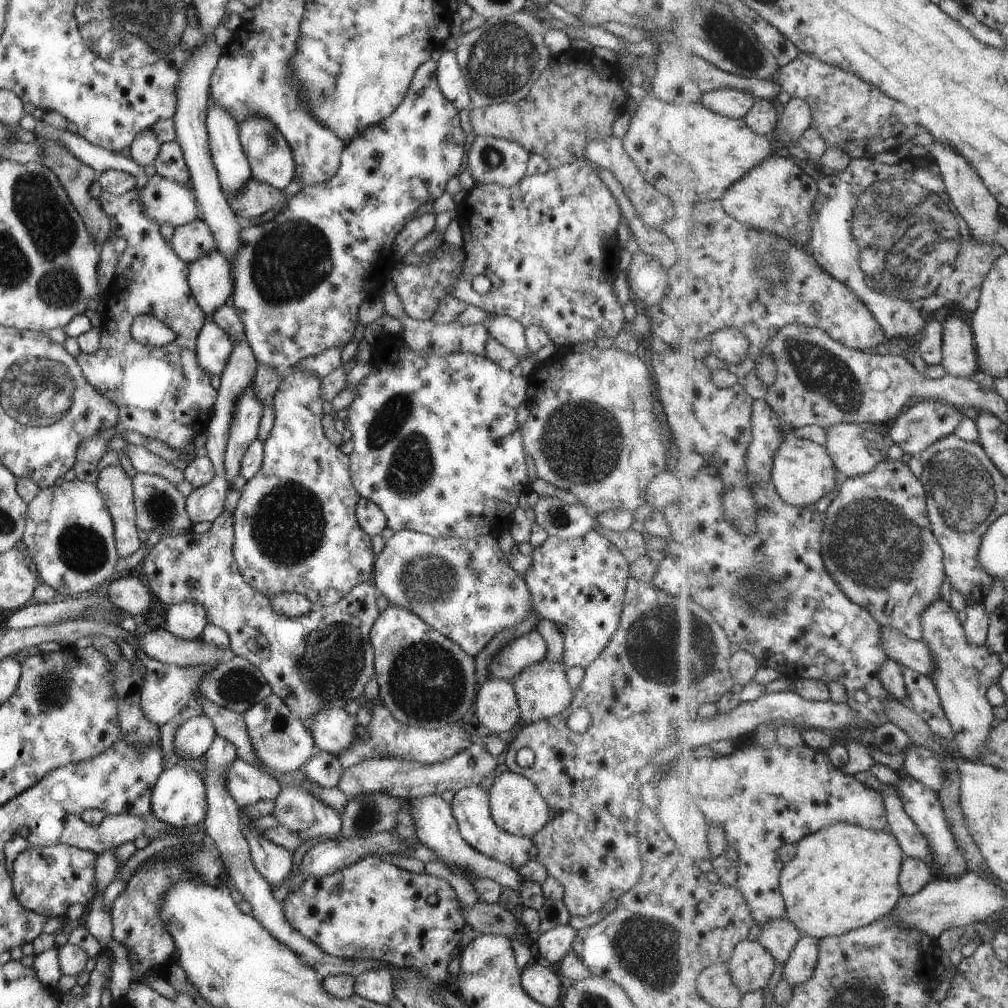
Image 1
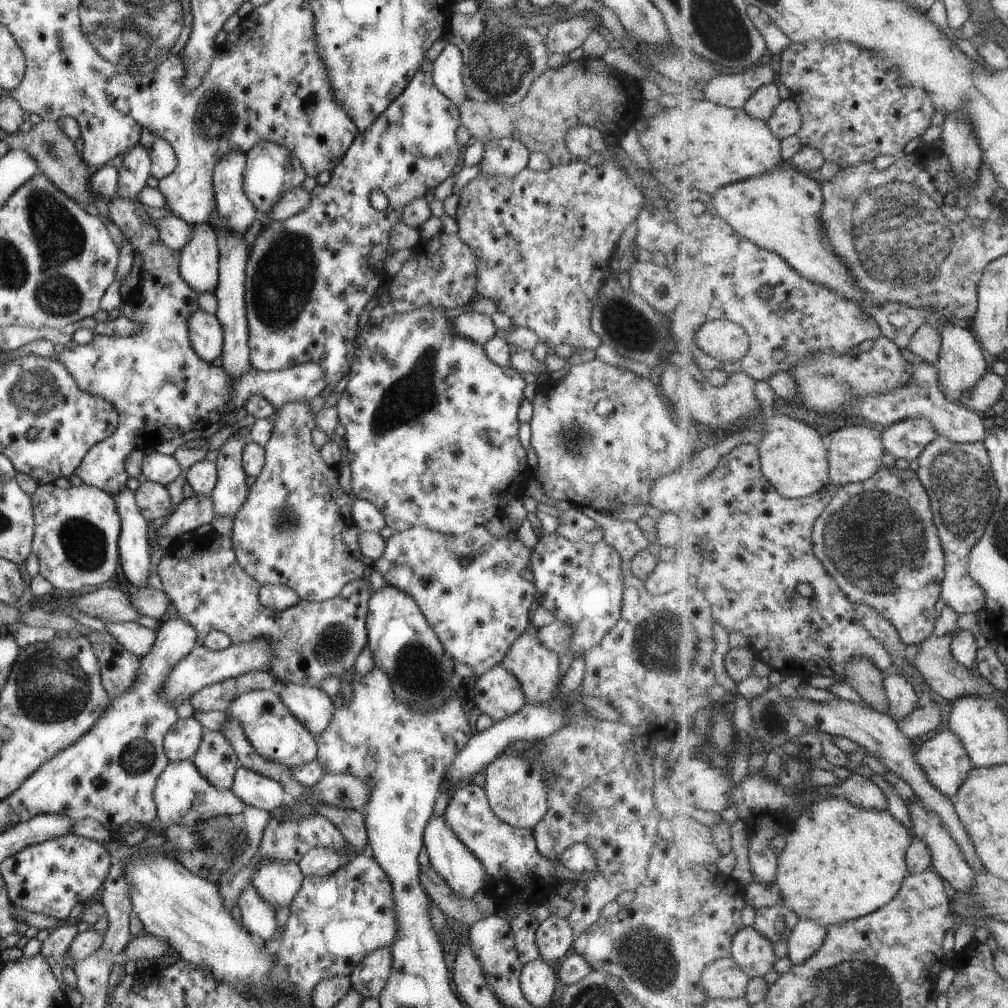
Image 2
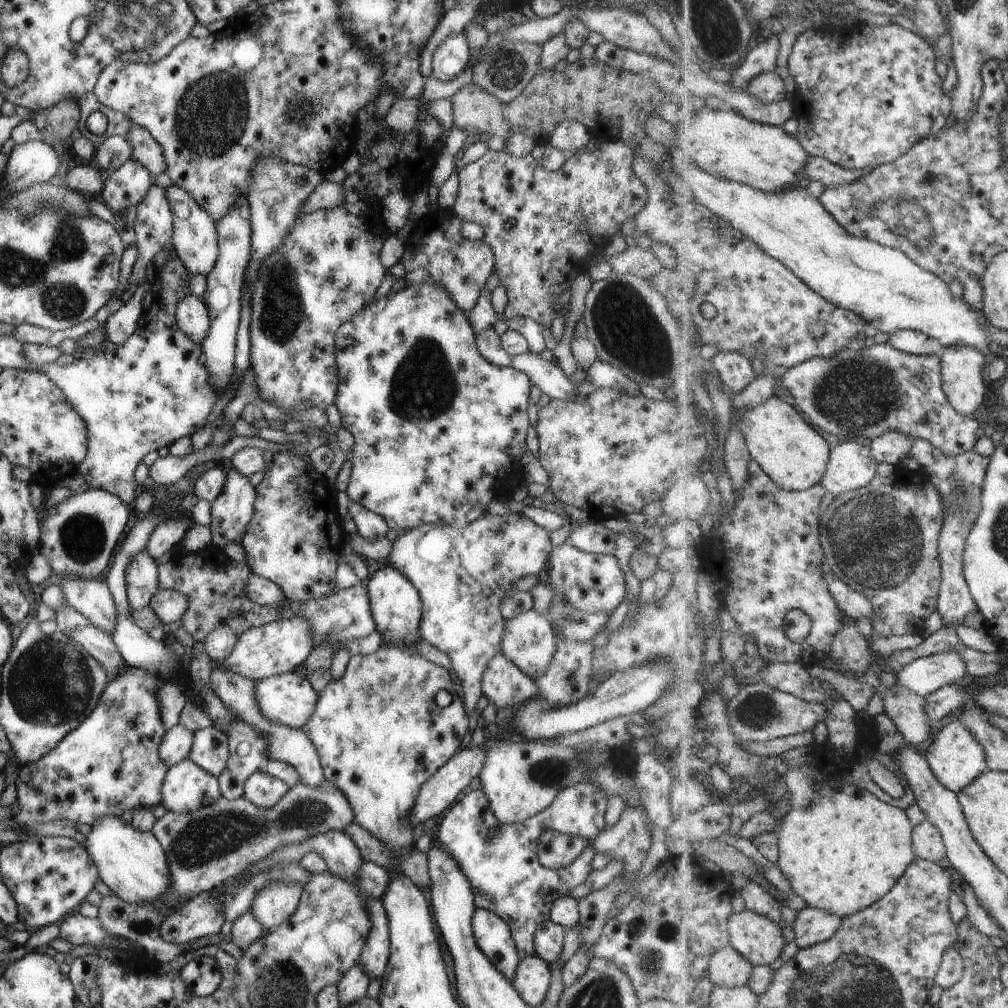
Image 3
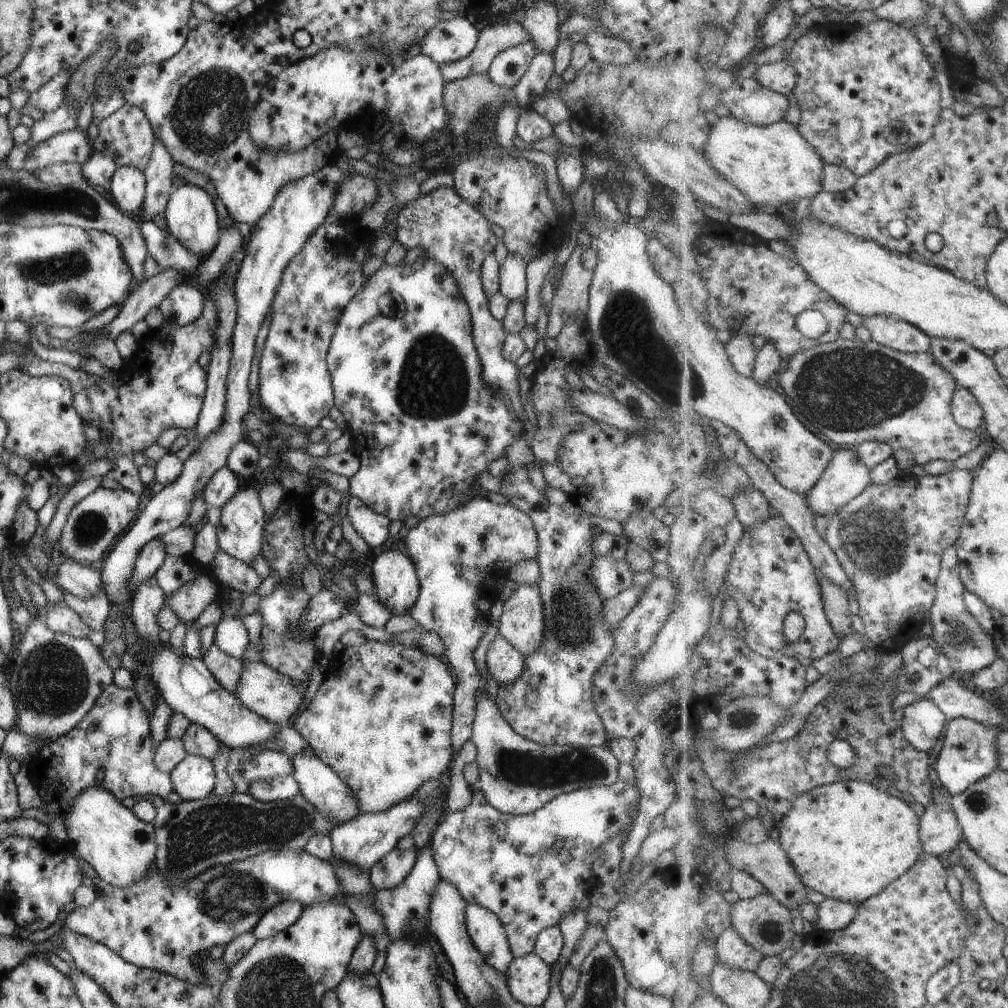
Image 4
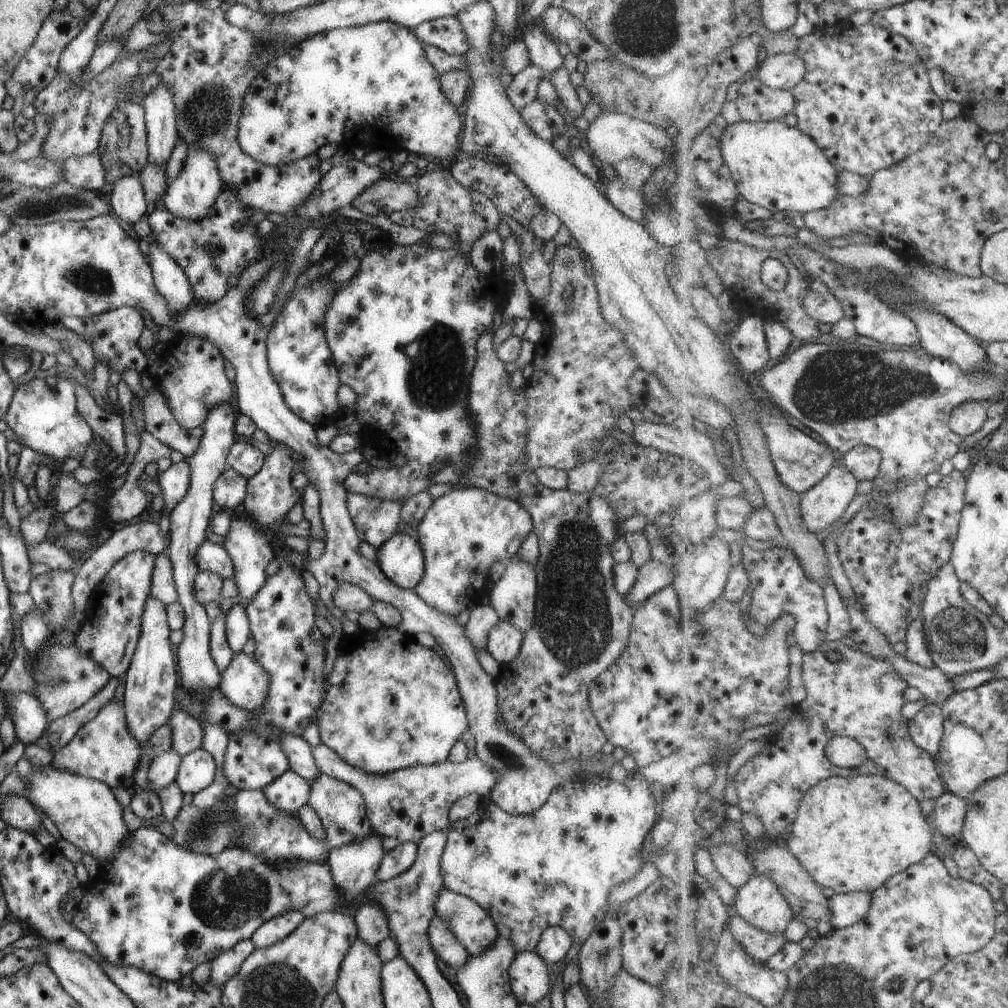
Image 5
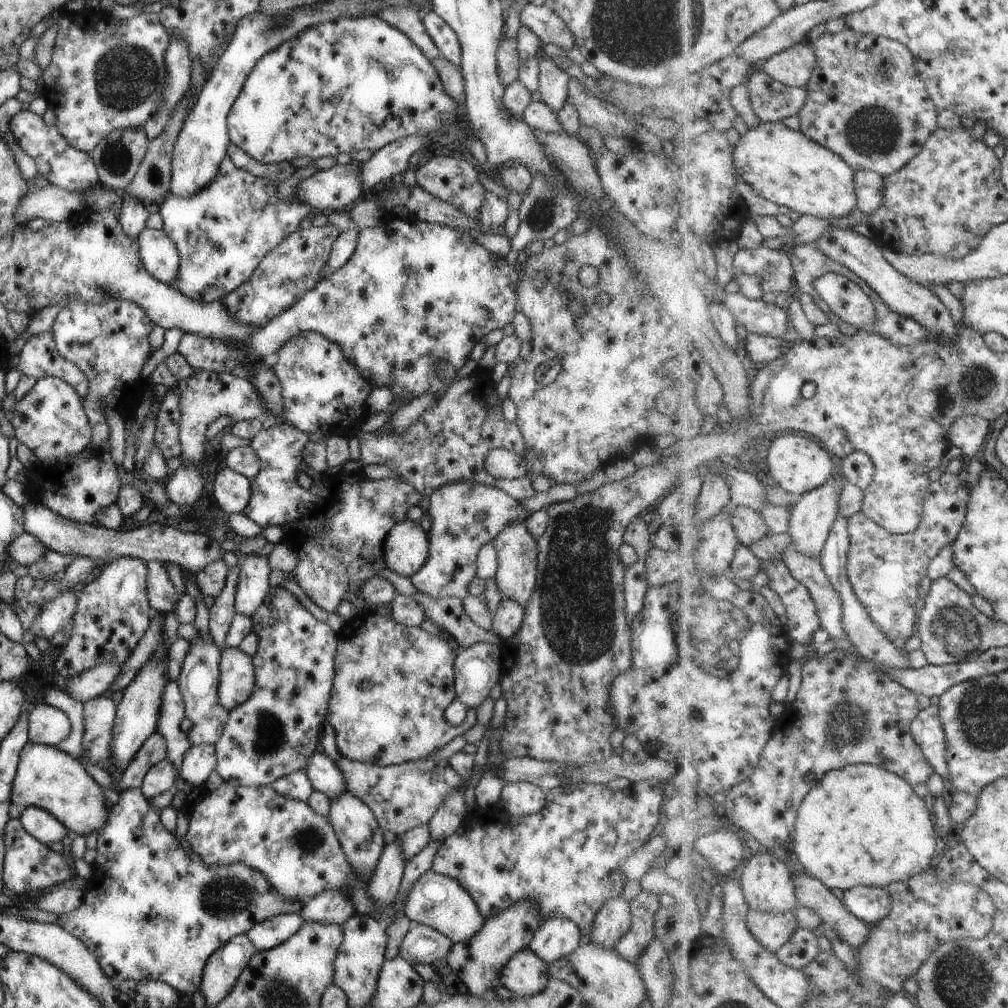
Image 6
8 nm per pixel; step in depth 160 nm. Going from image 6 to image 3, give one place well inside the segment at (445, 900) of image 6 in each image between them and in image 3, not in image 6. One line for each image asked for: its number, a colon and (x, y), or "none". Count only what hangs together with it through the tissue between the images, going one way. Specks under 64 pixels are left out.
3: (493, 937)
4: (487, 936)
5: (470, 924)

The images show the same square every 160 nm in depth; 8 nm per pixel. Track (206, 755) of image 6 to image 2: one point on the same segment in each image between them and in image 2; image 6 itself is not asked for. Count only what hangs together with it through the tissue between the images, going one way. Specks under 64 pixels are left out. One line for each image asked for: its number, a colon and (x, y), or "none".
2: (182, 796)
3: (186, 787)
4: (193, 778)
5: (197, 769)

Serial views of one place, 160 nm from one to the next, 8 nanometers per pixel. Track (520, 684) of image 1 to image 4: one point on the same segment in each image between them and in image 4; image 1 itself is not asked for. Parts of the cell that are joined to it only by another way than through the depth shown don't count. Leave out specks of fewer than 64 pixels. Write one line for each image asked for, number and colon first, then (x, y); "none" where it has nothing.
2: (537, 669)
3: (527, 640)
4: (520, 621)

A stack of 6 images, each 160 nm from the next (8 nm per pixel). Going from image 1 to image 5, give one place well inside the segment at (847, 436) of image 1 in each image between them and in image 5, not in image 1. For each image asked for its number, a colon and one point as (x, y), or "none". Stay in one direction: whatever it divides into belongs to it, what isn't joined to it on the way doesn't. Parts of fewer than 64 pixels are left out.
2: (856, 452)
3: (852, 467)
4: (846, 478)
5: (822, 506)

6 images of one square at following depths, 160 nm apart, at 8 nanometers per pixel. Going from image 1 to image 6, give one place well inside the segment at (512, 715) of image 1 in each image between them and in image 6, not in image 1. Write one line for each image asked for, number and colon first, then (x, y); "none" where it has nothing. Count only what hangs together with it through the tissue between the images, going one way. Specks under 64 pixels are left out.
2: (497, 693)
3: (502, 683)
4: (503, 662)
5: (503, 641)
6: (506, 620)

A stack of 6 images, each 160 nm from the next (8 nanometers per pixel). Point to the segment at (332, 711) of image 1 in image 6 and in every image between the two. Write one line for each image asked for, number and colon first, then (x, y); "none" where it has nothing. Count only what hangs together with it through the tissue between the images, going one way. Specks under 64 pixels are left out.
2: (311, 707)
3: (286, 699)
4: (263, 691)
5: (243, 683)
6: (236, 680)

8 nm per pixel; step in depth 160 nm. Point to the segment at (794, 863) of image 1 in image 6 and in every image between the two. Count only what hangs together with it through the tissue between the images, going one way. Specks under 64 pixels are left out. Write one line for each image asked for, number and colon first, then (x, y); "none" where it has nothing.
2: (840, 862)
3: (843, 849)
4: (849, 840)
5: (852, 834)
6: (863, 825)

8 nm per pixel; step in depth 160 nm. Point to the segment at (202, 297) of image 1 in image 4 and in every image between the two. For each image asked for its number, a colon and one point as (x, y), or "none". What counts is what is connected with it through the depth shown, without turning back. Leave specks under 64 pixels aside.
2: (198, 262)
3: (193, 239)
4: (190, 214)

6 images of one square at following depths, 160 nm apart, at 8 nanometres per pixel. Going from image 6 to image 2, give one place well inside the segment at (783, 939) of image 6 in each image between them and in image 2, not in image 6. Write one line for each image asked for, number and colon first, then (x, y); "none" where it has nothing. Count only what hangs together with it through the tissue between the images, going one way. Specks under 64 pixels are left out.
2: (725, 979)
3: (728, 968)
4: (732, 949)
5: (762, 945)

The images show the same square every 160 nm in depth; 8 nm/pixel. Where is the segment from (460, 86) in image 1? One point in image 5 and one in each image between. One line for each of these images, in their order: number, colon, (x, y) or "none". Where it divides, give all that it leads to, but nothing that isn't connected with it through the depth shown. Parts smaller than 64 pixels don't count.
2: (446, 69)
3: (448, 60)
4: (448, 40)
5: (444, 33)

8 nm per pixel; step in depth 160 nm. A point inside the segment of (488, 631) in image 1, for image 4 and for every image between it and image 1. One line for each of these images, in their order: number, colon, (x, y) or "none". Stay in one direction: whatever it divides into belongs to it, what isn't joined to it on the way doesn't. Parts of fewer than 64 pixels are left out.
2: (468, 587)
3: (461, 573)
4: (461, 557)

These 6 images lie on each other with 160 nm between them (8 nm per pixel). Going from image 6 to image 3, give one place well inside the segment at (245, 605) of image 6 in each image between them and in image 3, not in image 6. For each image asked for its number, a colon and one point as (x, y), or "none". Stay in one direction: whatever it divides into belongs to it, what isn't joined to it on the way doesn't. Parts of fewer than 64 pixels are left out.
3: (230, 512)
4: (239, 533)
5: (250, 553)

